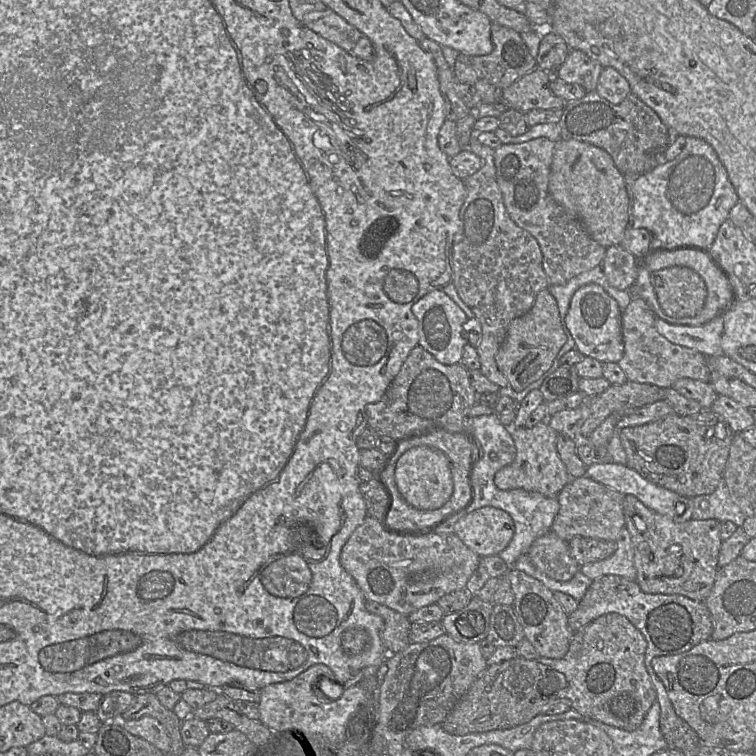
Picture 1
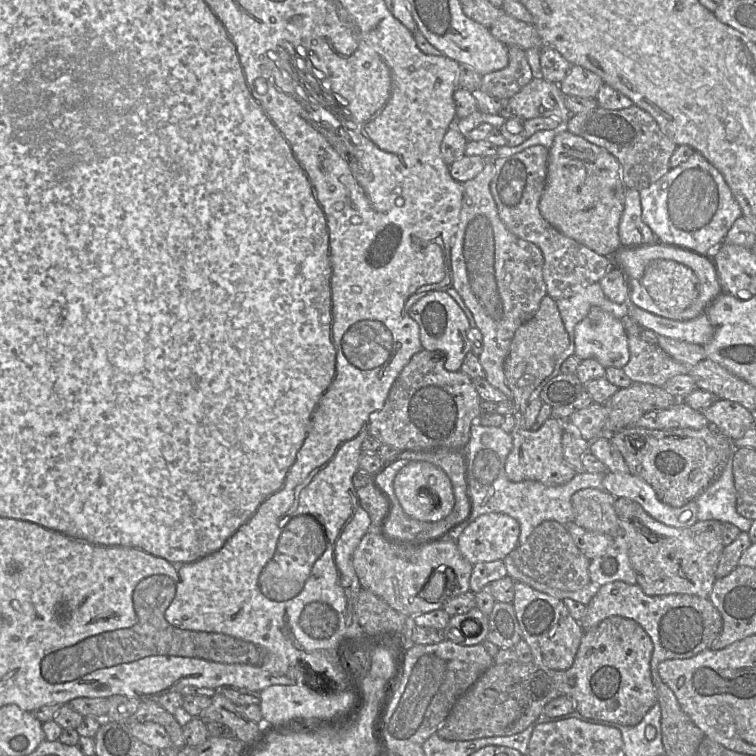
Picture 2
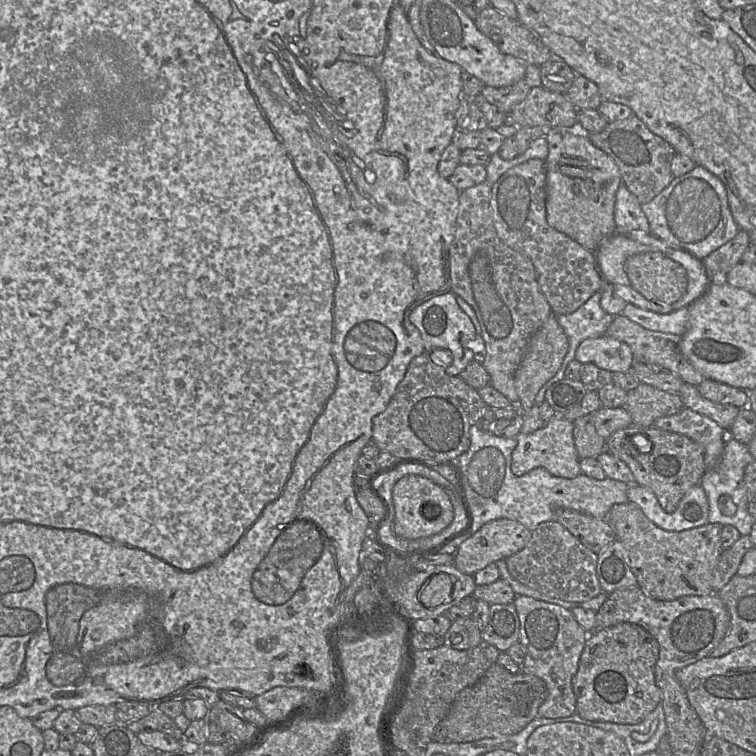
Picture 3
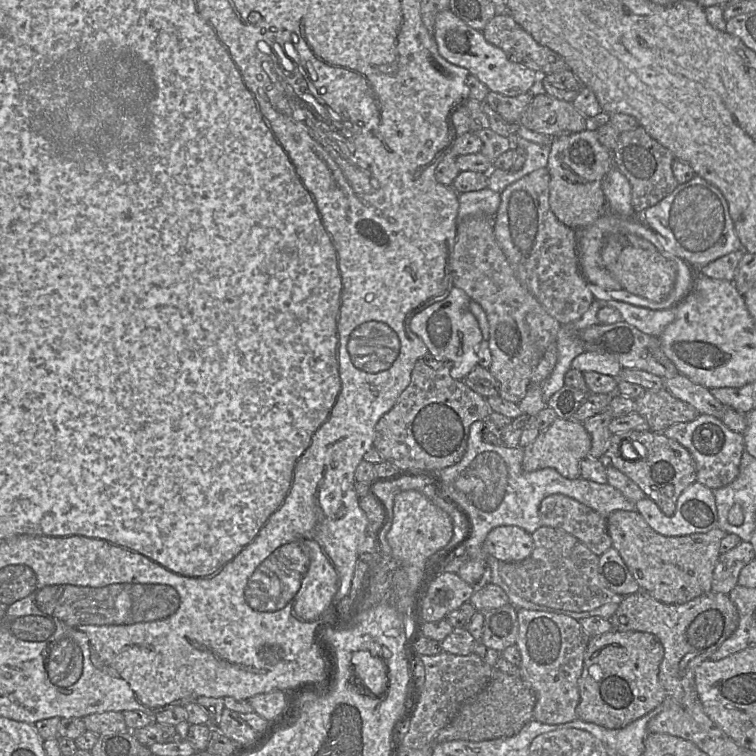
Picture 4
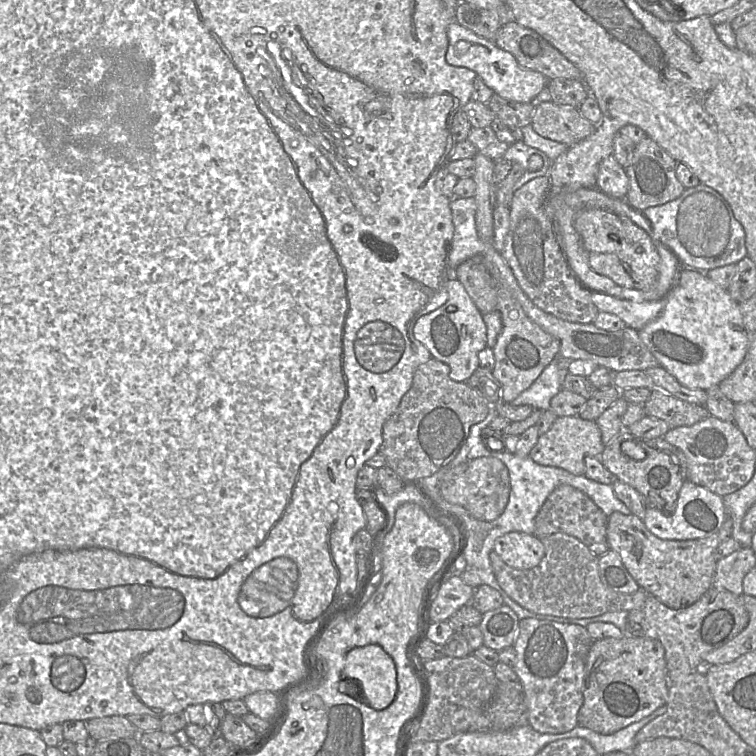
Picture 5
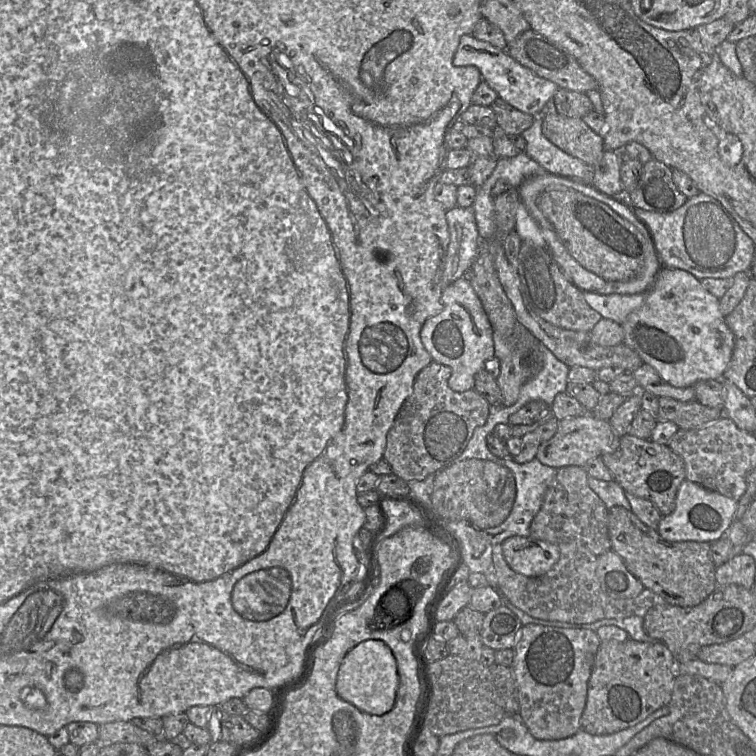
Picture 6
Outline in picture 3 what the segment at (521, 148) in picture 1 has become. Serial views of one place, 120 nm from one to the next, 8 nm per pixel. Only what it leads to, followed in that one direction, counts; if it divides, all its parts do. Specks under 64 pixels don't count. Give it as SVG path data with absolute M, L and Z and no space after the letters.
M530 159L511 167L493 184L491 209L494 227L500 240L525 255L533 263L541 292L555 315L571 314L606 283L598 269L595 252L589 251L567 235L549 226L546 219L546 162Z

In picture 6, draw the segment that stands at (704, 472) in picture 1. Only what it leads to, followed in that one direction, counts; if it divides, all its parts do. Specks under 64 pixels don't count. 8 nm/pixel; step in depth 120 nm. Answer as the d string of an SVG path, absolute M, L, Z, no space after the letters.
M625 434L620 437L619 451L601 458L625 492L651 501L662 516L674 511L678 489L686 479L686 467L682 457L668 445Z

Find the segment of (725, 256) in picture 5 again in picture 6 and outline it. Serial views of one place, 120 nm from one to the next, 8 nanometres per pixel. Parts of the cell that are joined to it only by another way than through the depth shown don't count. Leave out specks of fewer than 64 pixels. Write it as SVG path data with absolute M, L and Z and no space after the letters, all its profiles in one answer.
M699 192L697 195L688 198L680 208L668 213L632 207L628 198L624 198L627 200L629 208L632 208L636 218L648 228L662 266L683 269L699 280L704 278L730 278L739 272L750 271L755 253L754 242L729 210L715 197Z

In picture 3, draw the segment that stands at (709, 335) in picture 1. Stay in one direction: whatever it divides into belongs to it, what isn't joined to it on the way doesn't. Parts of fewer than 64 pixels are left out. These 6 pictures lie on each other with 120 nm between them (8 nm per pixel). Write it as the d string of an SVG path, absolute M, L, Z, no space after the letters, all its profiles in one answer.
M627 303L622 311L622 315L648 330L677 336L682 336L686 332L689 321L687 307L667 314L660 314Z

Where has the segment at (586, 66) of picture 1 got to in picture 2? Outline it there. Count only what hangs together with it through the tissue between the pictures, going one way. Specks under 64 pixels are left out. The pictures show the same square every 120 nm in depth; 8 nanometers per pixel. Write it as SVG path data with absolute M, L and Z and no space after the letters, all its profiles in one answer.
M572 65L559 88L564 95L596 98L603 83L602 78L596 73L582 66Z

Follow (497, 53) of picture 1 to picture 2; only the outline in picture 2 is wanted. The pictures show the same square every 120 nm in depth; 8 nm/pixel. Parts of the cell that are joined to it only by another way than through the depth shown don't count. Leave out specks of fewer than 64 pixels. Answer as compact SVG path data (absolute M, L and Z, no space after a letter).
M517 46L508 47L508 65L482 75L480 90L500 99L510 99L532 79L531 67L524 50Z

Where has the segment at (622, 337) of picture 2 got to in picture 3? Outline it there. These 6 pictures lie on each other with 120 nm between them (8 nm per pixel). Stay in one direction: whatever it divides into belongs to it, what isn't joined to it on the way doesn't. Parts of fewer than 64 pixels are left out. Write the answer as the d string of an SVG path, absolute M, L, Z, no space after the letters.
M607 335L583 340L576 350L575 360L610 372L631 371L634 363L630 347Z

